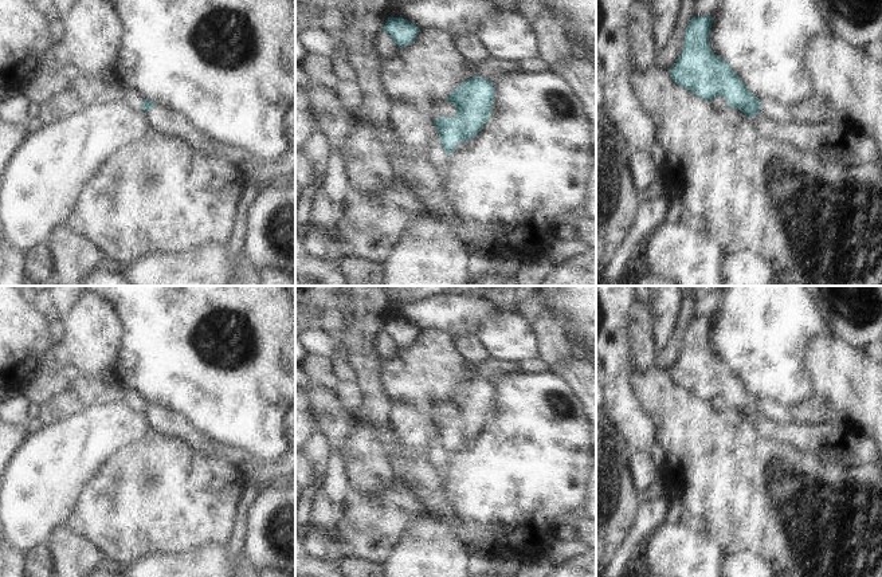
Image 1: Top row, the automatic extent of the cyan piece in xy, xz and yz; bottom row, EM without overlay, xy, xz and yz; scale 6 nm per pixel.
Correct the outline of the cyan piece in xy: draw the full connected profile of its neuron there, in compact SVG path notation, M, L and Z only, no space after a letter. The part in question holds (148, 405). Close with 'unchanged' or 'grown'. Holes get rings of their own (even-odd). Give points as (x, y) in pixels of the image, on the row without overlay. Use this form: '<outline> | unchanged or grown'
M149 400L142 401L142 411L150 429L185 440L203 452L217 452L217 445L196 432L177 412Z | grown

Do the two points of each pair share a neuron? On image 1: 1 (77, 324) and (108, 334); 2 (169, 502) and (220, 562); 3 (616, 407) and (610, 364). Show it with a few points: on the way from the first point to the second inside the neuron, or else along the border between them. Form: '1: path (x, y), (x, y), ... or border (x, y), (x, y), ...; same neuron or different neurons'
1: path (85, 325), (94, 334), (100, 334); same neuron
2: border (224, 544), (202, 545), (176, 554); different neurons
3: path (616, 396), (612, 375); same neuron

